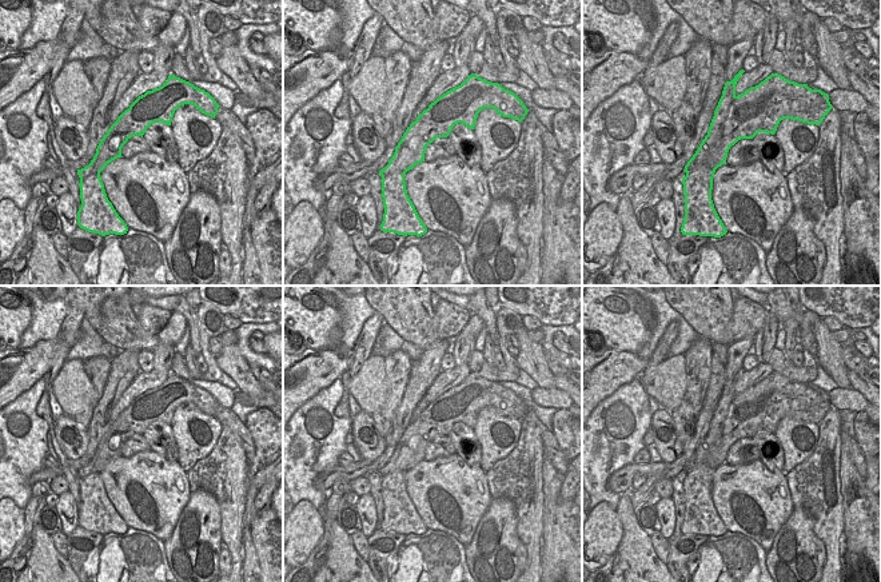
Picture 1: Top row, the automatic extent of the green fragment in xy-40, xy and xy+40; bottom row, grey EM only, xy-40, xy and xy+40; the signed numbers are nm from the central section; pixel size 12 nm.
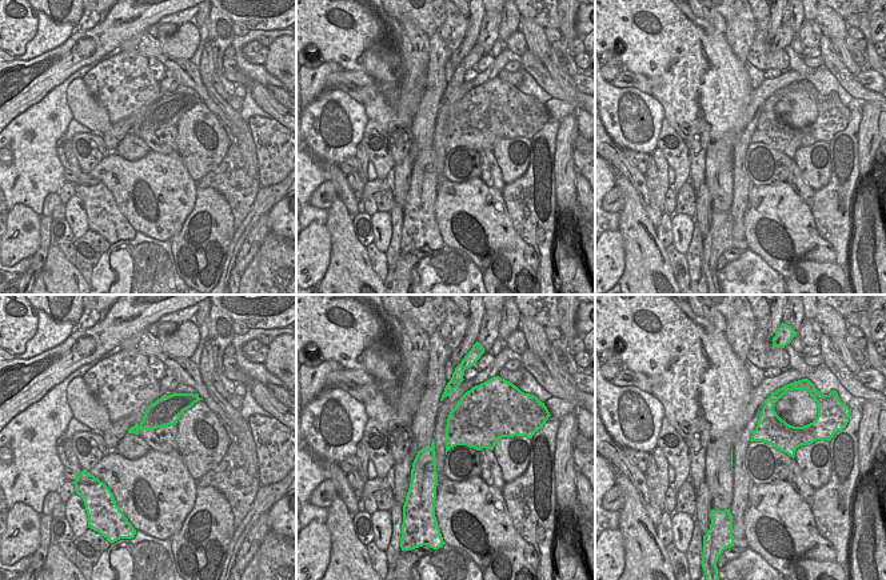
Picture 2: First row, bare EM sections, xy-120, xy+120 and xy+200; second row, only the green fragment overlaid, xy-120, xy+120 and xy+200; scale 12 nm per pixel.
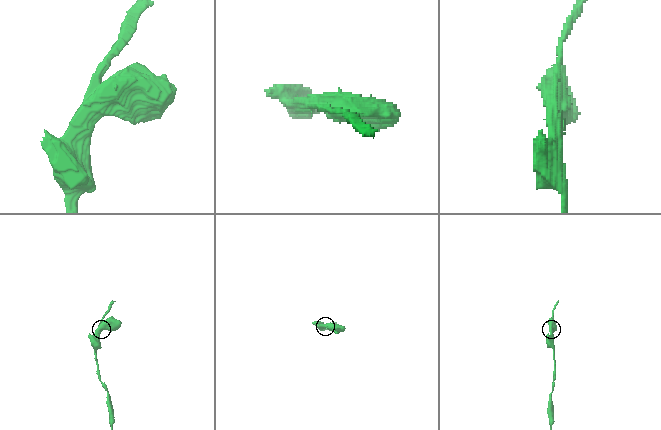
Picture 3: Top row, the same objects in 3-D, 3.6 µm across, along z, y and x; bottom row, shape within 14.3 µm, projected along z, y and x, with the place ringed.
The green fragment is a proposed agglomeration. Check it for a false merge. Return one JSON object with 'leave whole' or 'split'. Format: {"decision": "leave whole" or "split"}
{"decision": "split"}

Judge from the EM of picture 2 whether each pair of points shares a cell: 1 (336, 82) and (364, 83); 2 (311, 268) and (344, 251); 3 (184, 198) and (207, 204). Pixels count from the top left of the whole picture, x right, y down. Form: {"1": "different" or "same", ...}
{"1": "same", "2": "different", "3": "different"}

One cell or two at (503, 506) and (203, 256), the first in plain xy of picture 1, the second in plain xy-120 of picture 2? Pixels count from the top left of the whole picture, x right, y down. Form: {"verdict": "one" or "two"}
{"verdict": "one"}

